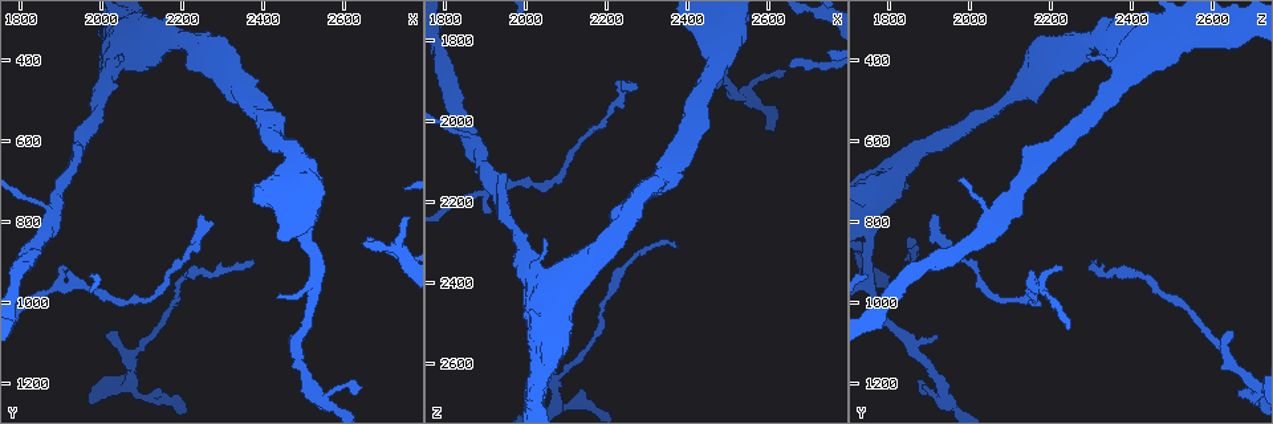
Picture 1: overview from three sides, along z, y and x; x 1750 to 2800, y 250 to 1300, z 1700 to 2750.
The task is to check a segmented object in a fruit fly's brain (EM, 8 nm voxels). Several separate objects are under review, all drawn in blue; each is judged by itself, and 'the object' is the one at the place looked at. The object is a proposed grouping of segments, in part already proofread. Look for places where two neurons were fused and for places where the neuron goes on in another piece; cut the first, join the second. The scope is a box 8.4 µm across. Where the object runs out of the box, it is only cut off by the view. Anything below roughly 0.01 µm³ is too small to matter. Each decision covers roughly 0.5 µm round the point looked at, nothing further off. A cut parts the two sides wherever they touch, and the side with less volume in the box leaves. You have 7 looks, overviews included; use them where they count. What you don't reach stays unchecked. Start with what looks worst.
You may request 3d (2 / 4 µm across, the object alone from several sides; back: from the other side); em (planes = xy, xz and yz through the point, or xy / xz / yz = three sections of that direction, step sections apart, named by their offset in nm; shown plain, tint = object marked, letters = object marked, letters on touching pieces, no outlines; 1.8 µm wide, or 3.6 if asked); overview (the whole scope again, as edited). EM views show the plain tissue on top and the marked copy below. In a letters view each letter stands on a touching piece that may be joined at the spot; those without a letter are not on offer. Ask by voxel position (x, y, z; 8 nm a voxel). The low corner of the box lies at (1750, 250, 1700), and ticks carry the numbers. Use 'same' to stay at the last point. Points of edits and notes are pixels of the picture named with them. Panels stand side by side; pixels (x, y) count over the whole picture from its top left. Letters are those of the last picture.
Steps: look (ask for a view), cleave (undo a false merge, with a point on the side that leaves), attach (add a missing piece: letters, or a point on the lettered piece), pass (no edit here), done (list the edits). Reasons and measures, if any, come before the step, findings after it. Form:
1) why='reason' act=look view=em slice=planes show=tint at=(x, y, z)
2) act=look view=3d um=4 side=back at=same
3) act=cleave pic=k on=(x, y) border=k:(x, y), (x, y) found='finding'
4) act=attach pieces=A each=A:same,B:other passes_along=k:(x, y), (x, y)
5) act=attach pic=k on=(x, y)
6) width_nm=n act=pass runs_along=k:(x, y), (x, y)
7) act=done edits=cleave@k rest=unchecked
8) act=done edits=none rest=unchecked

act=look view=3d um=2 at=(1905, 910, 2235)

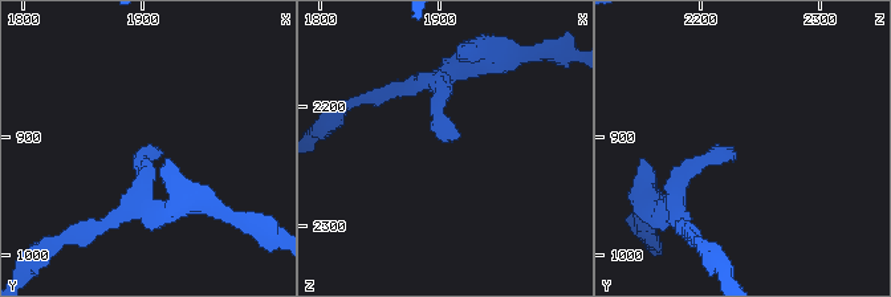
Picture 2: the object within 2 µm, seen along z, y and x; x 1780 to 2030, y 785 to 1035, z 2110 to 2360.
why='need the tissue' act=look view=em slice=planes show=tint at=(1904, 912, 2232)

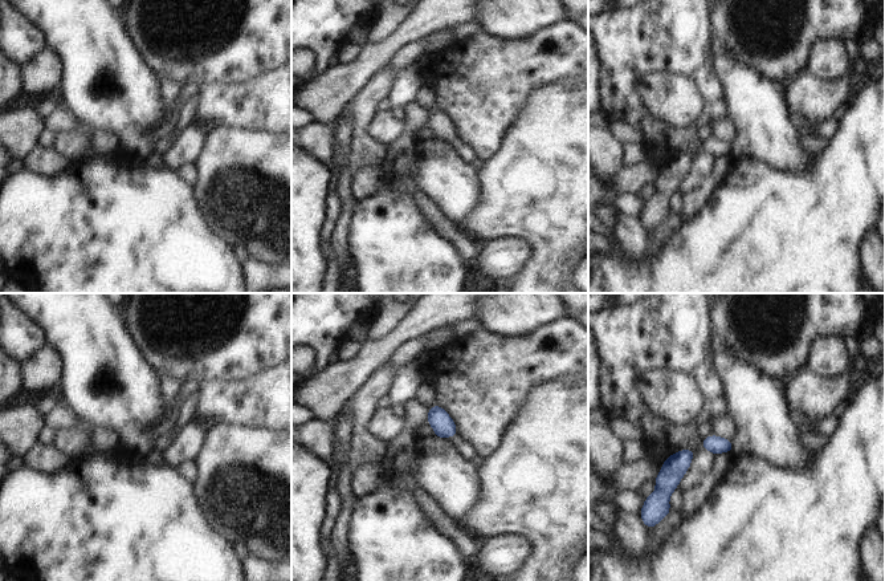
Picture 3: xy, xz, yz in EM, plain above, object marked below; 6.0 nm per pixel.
why='see the neighbours' act=look view=em slice=planes show=letters at=same

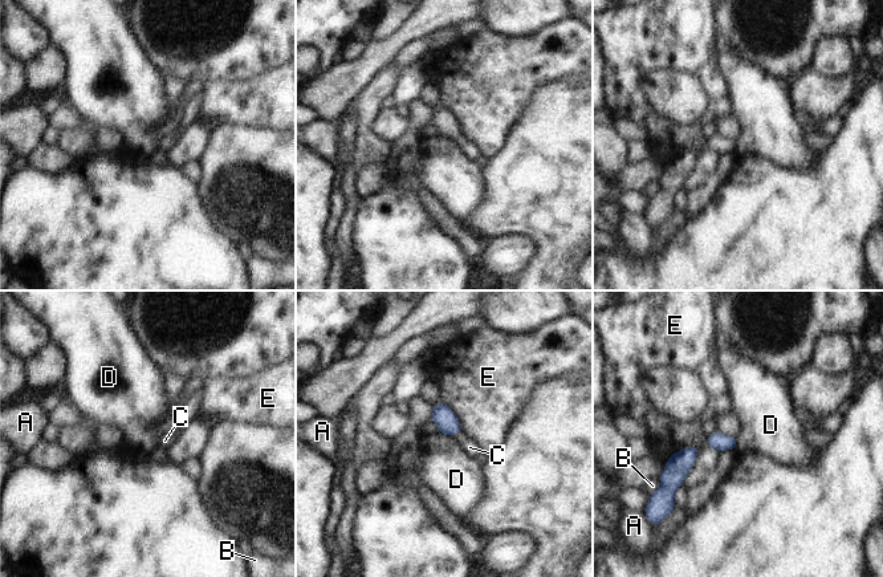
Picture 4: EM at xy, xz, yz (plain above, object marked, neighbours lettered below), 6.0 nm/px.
longest_contact=E:260nm act=attach pieces=C each=A:other,B:other,C:same,D:other,E:other passes_along=4:(447, 422), (455, 433), (470, 447) found='the neuron continues'

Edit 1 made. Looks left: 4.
act=look view=overview

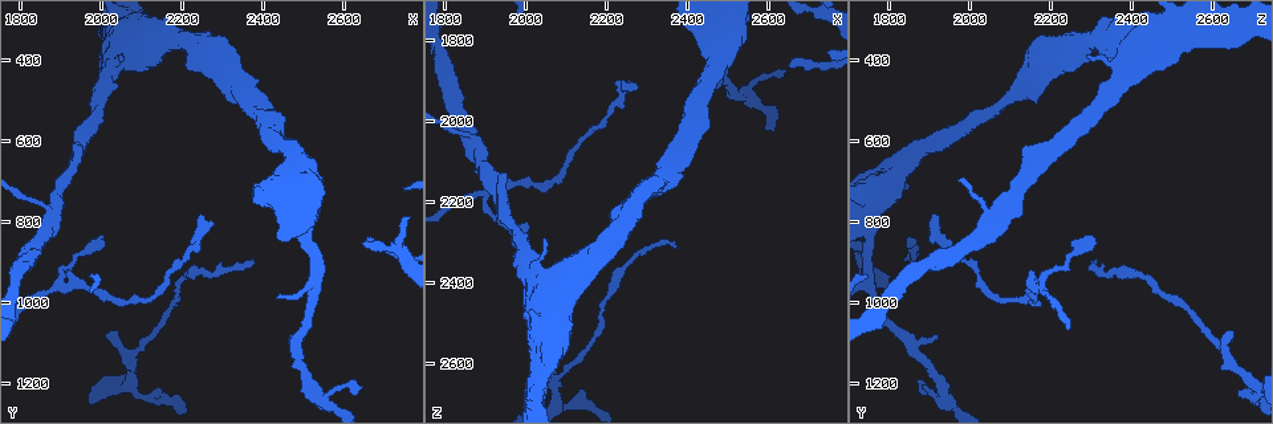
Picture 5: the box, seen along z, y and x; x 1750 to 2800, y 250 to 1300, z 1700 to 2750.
act=look view=3d um=4 at=(2005, 1090, 2645)

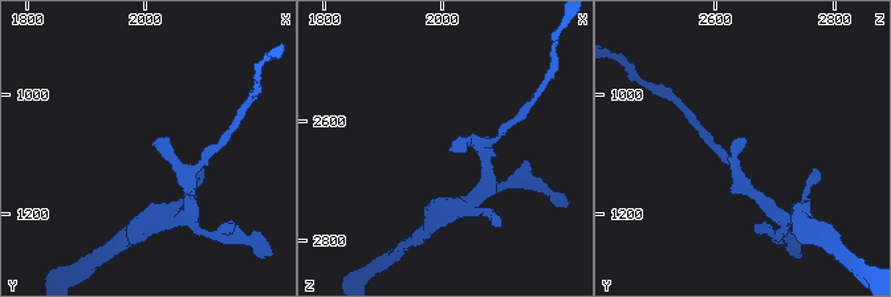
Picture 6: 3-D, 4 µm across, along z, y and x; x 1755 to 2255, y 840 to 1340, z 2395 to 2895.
why='shape alone is not enough' act=look view=em slice=xy step=16 show=tint at=(2010, 1085, 2650)

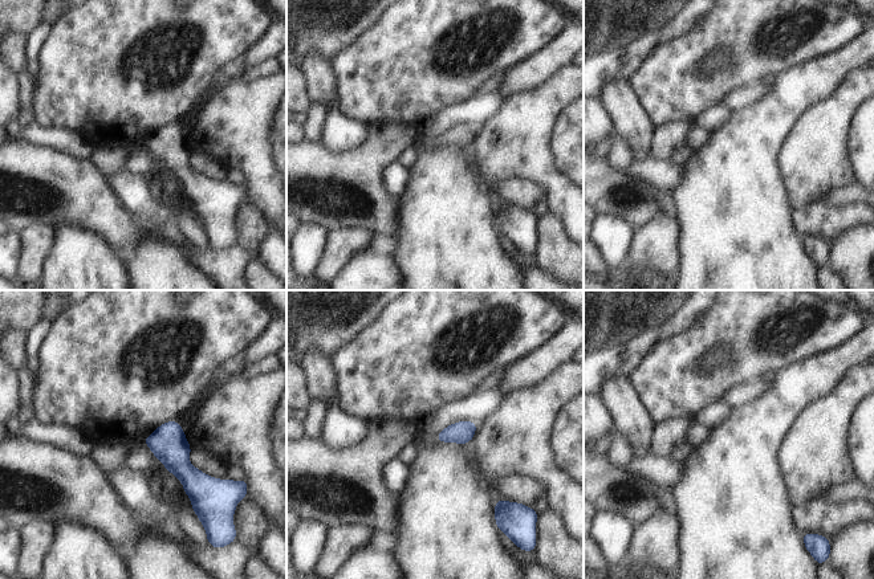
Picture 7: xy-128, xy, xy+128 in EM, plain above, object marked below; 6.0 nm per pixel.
act=look view=em slice=planes show=letters at=same

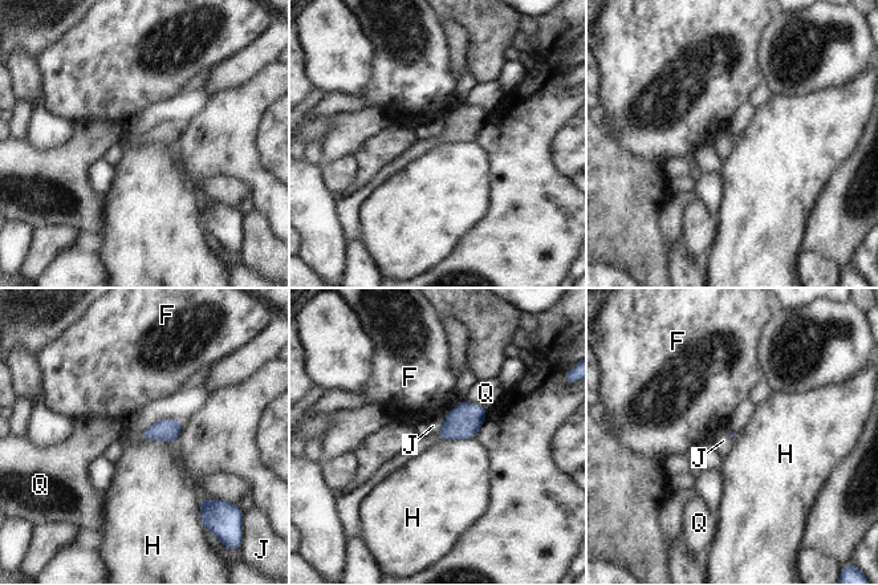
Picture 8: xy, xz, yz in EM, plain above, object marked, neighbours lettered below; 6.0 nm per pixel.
act=pass each=F:other,H:other,J:other,Q:other border=8:(443, 418), (443, 426), (438, 434) found='none of them fits'

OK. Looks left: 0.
act=done edits=attach@4 rest=unchecked

